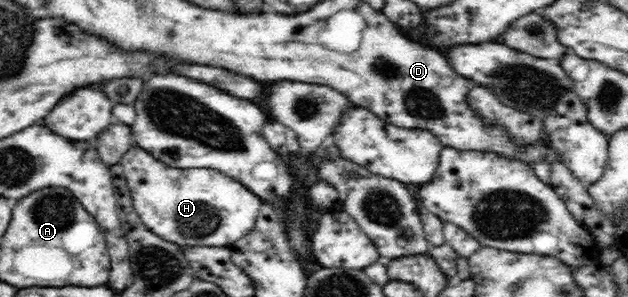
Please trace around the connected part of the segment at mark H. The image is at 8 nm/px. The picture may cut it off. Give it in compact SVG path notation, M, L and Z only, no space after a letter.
M133 144L120 159L133 209L152 233L181 247L227 247L252 233L261 201L242 183L215 169L171 169Z

